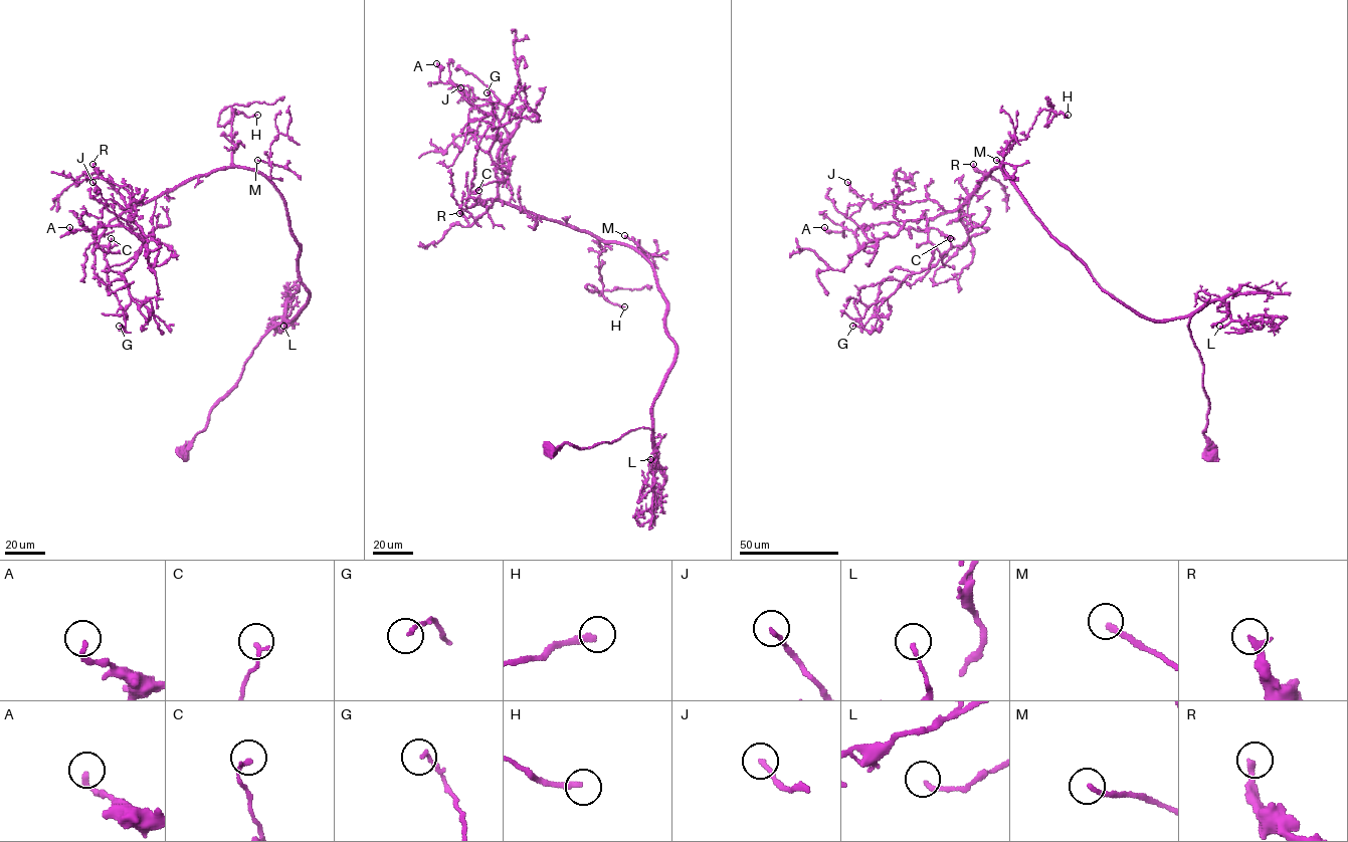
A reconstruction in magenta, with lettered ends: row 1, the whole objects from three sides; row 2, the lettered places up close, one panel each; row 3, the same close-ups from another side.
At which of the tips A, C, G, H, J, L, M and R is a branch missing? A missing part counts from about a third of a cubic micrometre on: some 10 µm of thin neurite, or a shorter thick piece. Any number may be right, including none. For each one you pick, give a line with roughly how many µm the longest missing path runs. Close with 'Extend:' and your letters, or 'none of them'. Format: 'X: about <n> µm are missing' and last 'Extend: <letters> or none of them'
H: about 10 µm are missing
J: about 25 µm are missing
M: about 20 µm are missing
R: about 45 µm are missing
Extend: H, J, M, R

